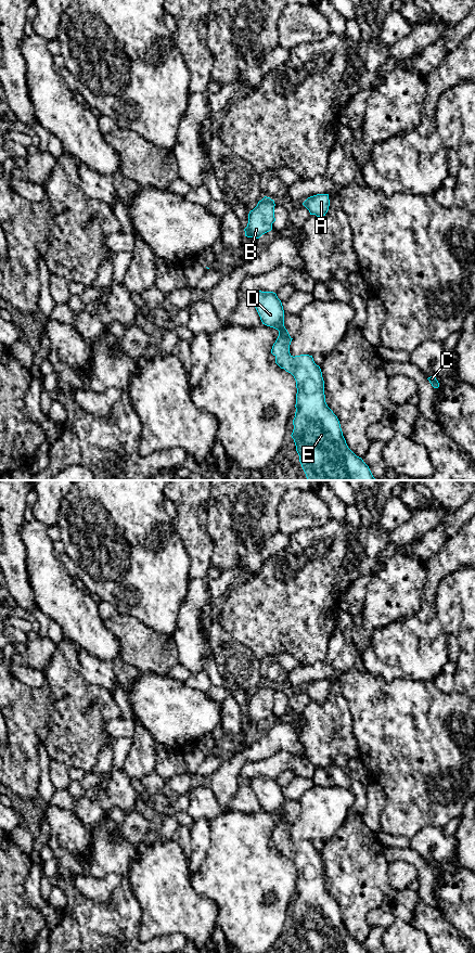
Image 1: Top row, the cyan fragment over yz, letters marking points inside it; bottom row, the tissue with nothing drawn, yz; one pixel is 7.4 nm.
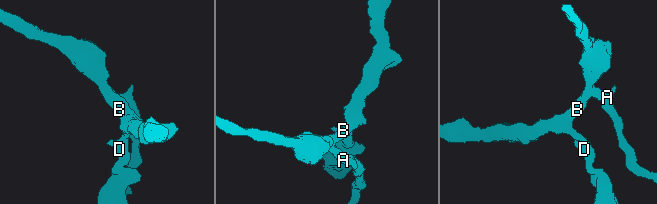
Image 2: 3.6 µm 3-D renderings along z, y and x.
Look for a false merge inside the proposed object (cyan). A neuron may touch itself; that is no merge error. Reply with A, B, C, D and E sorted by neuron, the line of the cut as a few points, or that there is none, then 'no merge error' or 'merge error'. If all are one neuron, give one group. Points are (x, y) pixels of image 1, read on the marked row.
groups A B C D E; cut none; no merge error

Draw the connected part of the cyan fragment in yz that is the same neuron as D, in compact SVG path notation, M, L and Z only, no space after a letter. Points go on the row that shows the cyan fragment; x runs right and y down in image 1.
M254 292L251 293L249 299L255 306L262 324L279 331L279 336L272 346L271 353L275 357L275 363L291 373L296 381L296 412L293 420L294 429L292 438L294 439L296 451L299 455L299 462L308 480L375 480L369 466L363 460L357 456L347 446L343 436L339 421L333 411L328 407L324 395L324 381L319 365L313 361L312 356L300 355L293 357L290 353L292 337L284 326L284 310L281 300L273 292Z

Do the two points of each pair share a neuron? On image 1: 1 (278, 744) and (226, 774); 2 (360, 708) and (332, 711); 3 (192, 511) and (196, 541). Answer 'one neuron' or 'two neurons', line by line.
1: one neuron
2: two neurons
3: one neuron

